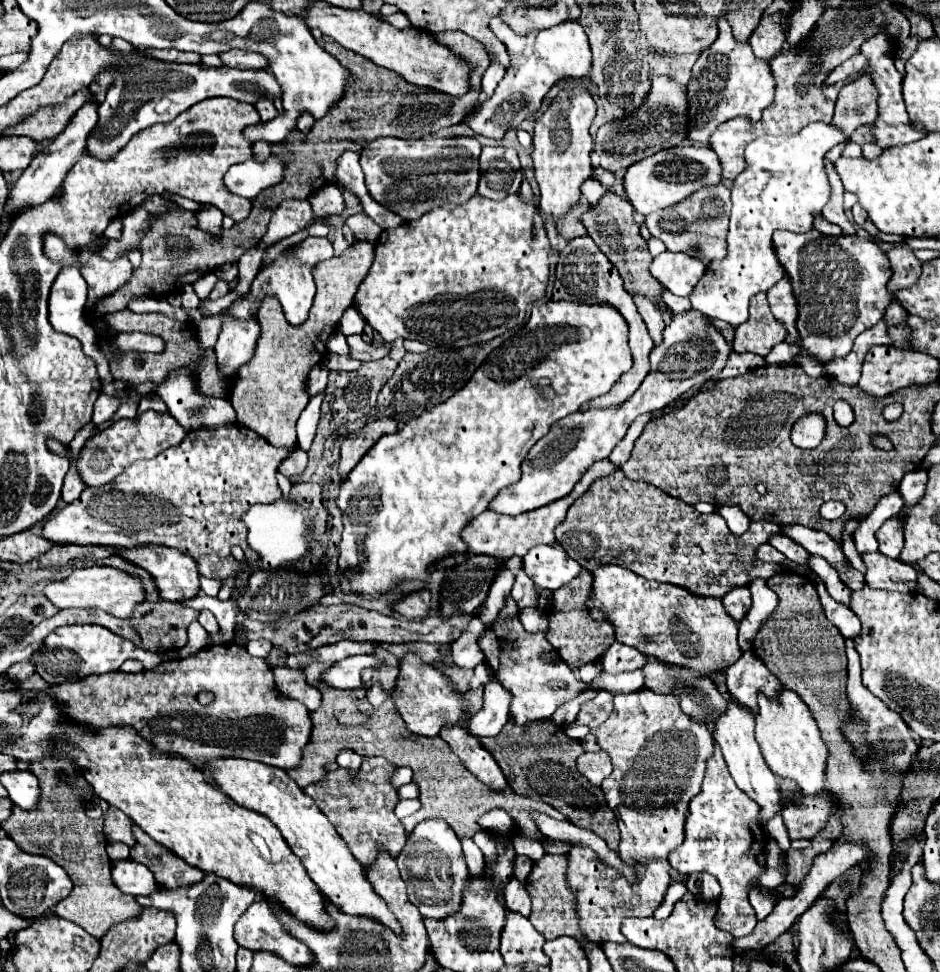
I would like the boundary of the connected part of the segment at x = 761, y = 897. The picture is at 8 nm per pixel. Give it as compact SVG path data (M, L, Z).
M754 886L754 888L750 890L750 904L752 904L752 908L756 910L758 920L766 918L766 916L772 912L772 908L776 906L774 900L778 898L778 894L780 894L780 886L776 886L776 888Z

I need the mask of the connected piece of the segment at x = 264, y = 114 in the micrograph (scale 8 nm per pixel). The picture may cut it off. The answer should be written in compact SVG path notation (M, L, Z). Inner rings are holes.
M260 98L255 104L256 110L260 114L260 120L266 122L278 115L274 103L269 98Z

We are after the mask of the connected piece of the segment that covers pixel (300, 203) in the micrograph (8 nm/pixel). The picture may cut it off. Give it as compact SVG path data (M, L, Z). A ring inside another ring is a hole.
M288 200L282 206L278 206L278 210L274 212L268 232L262 238L262 246L274 244L286 236L292 236L294 232L302 230L304 226L310 224L312 220L312 206L308 200Z

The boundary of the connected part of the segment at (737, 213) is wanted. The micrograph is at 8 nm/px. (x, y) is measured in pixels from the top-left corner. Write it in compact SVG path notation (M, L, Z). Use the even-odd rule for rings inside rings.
M812 122L812 126L794 136L762 136L748 144L744 152L746 170L736 176L732 186L728 254L722 262L712 262L706 268L696 290L690 294L692 308L736 328L748 320L750 296L786 278L786 270L772 246L772 232L808 232L814 228L814 218L830 198L824 156L842 140L844 136L832 124Z

